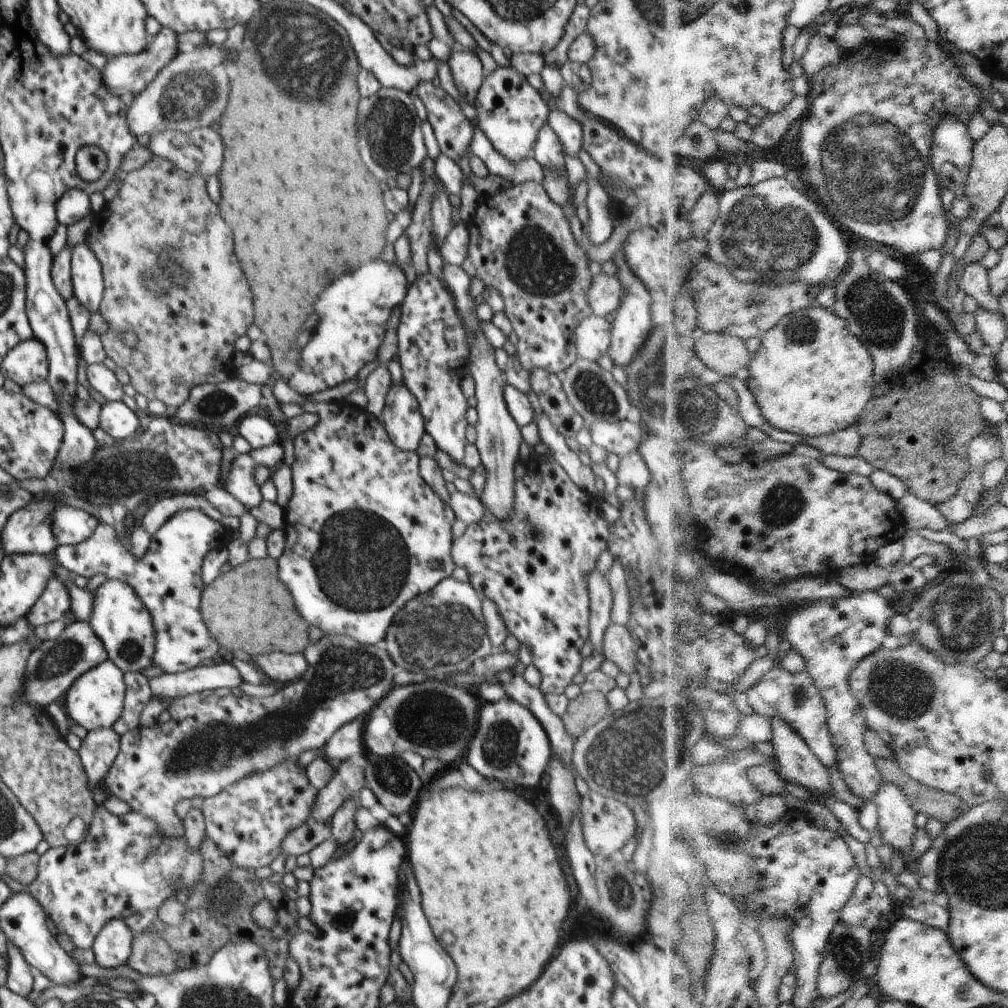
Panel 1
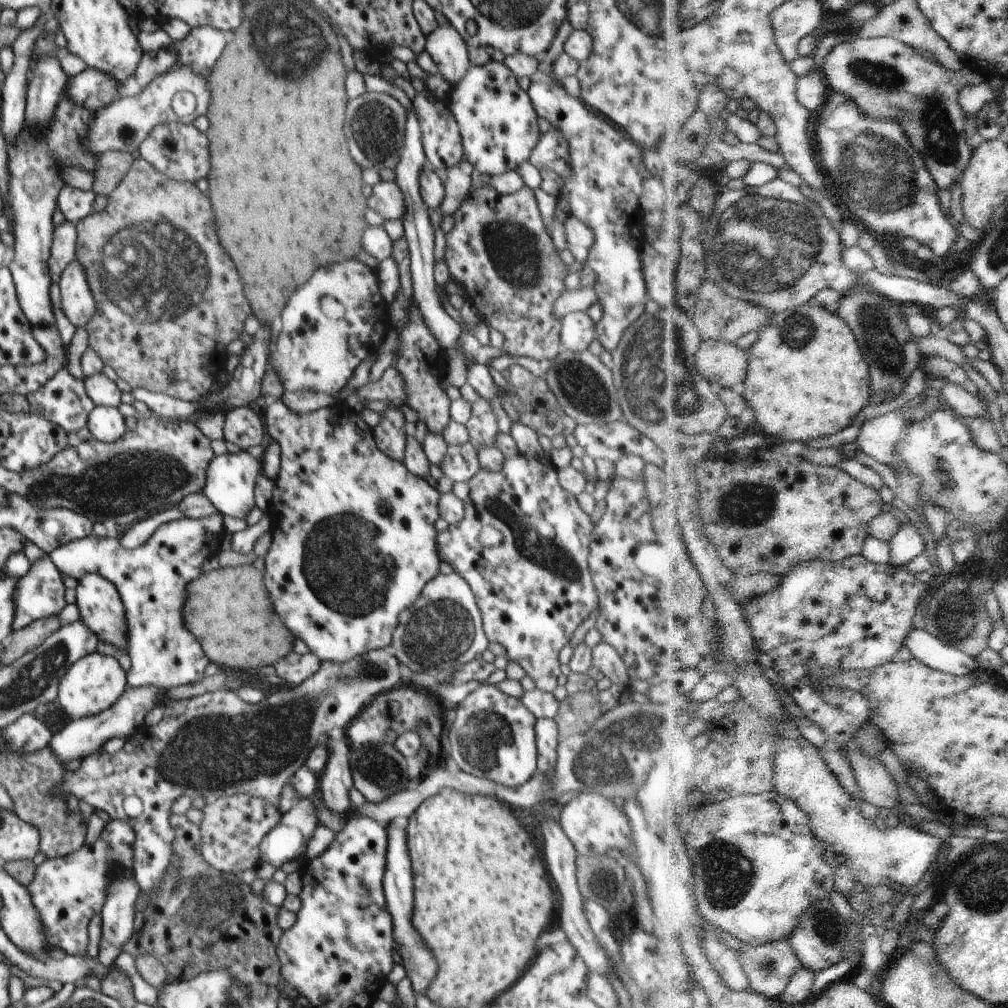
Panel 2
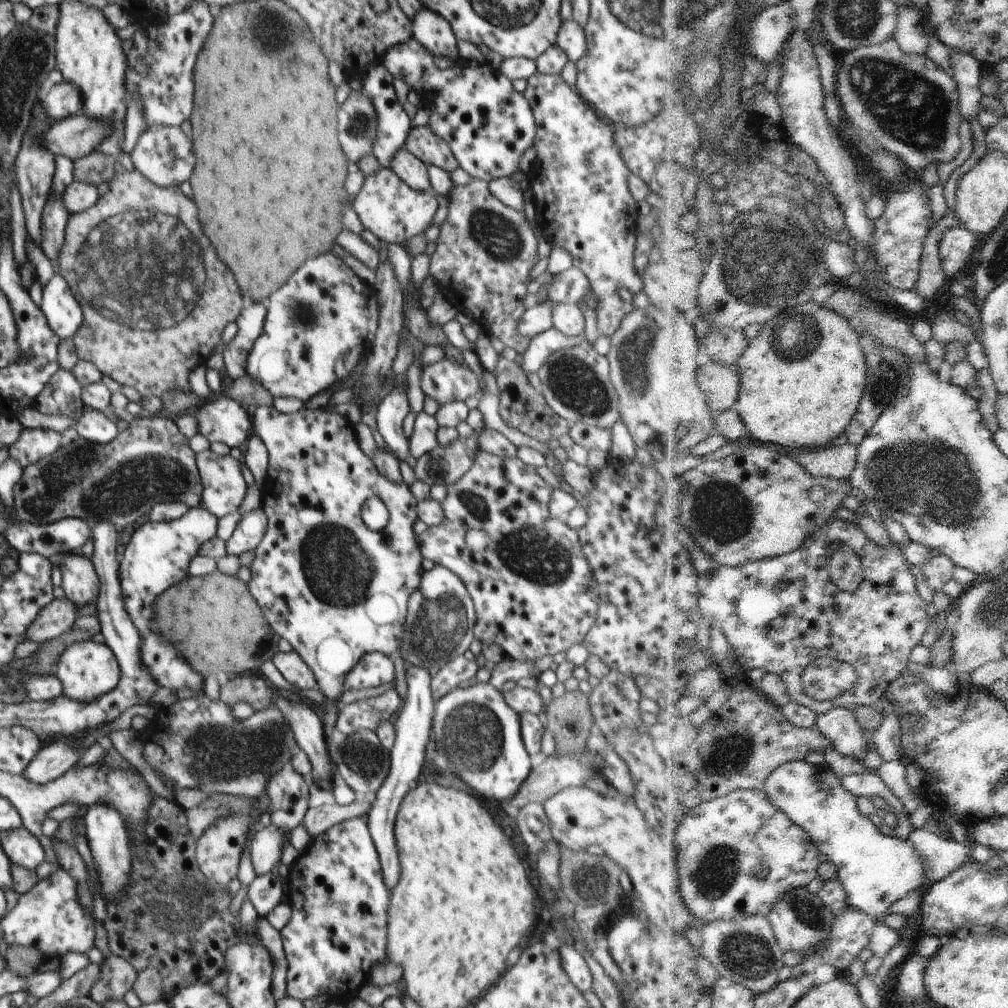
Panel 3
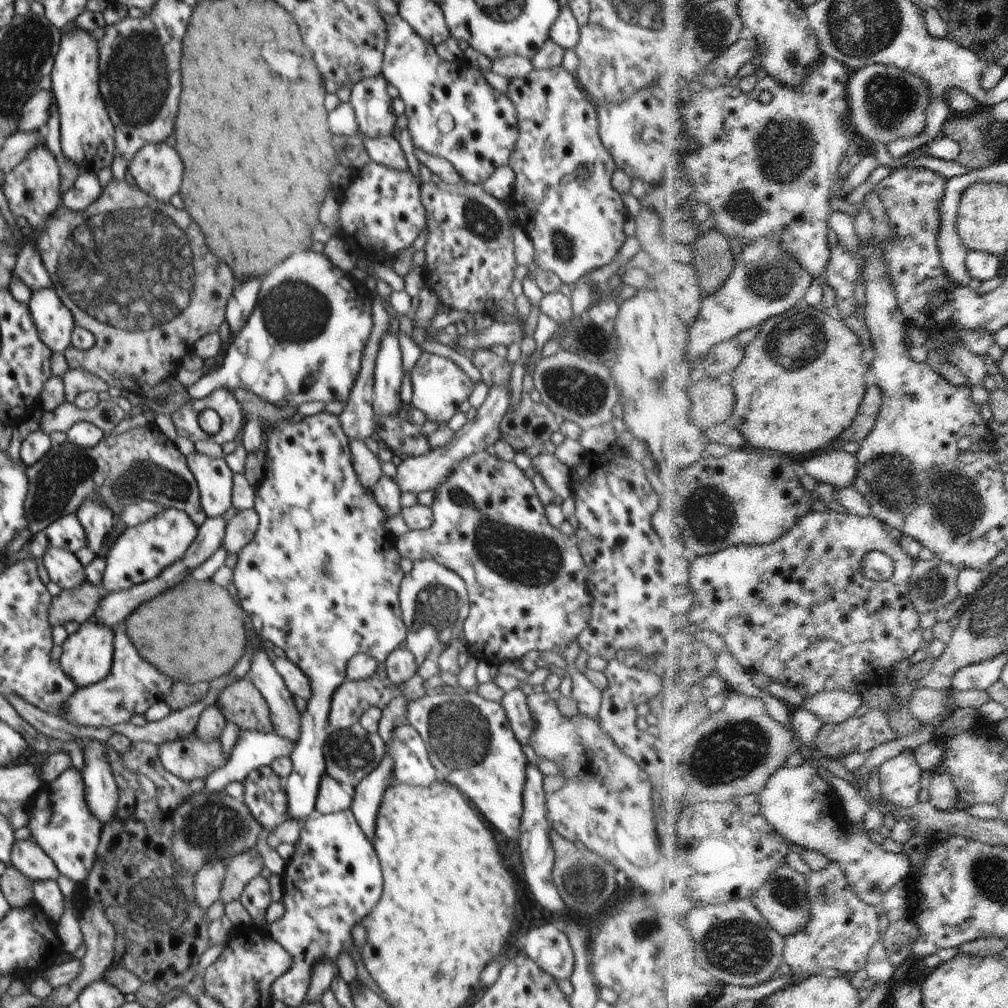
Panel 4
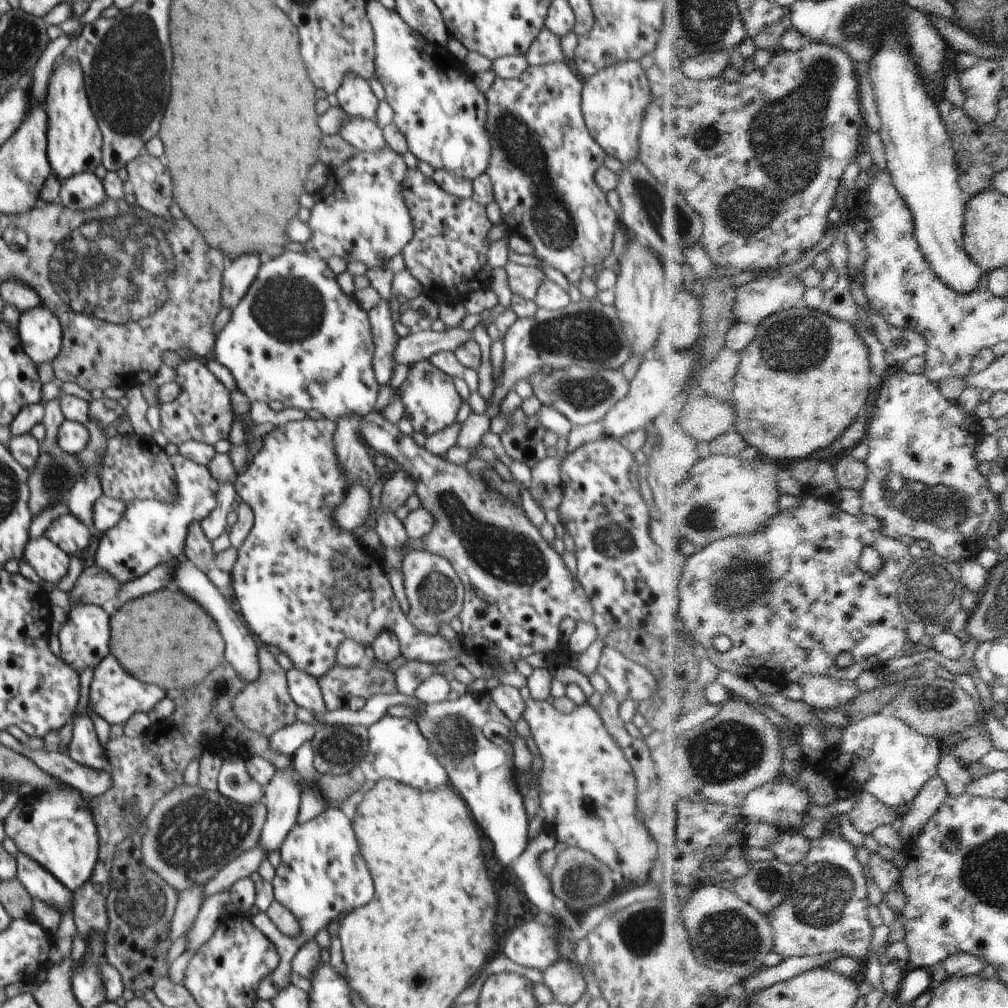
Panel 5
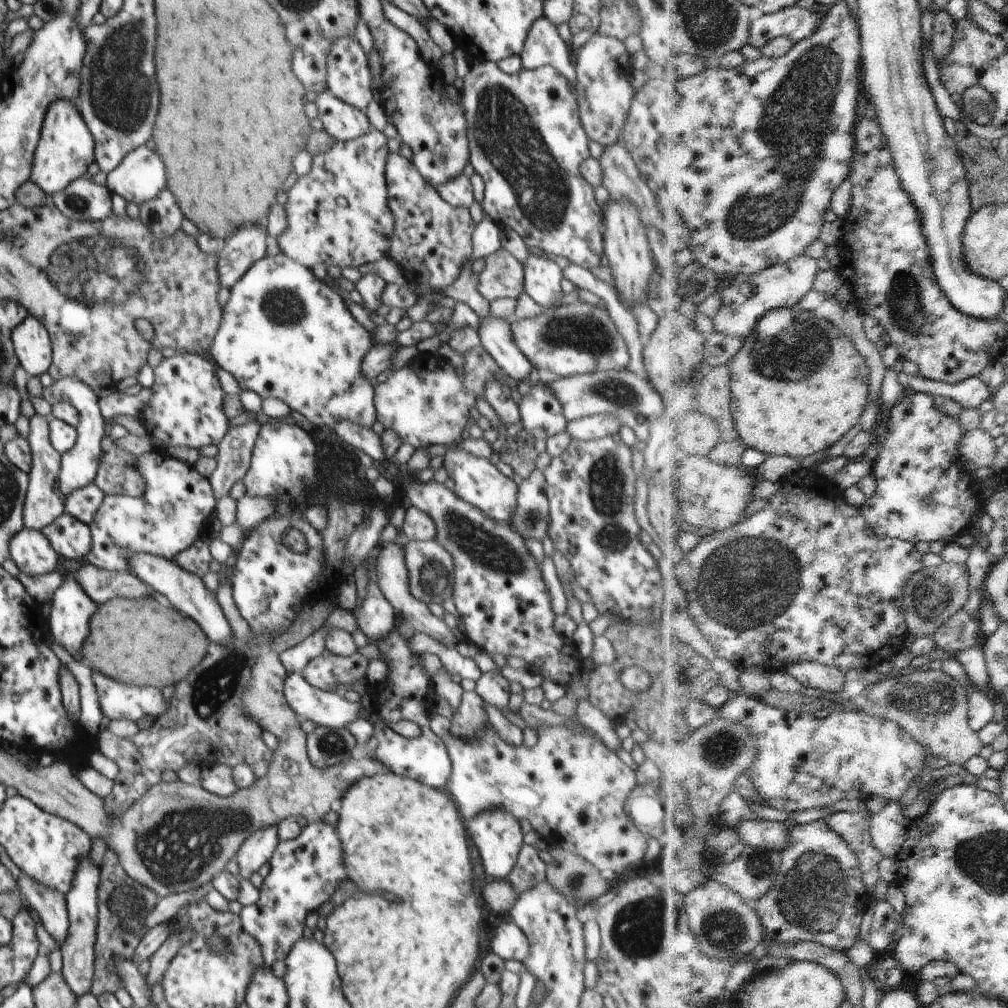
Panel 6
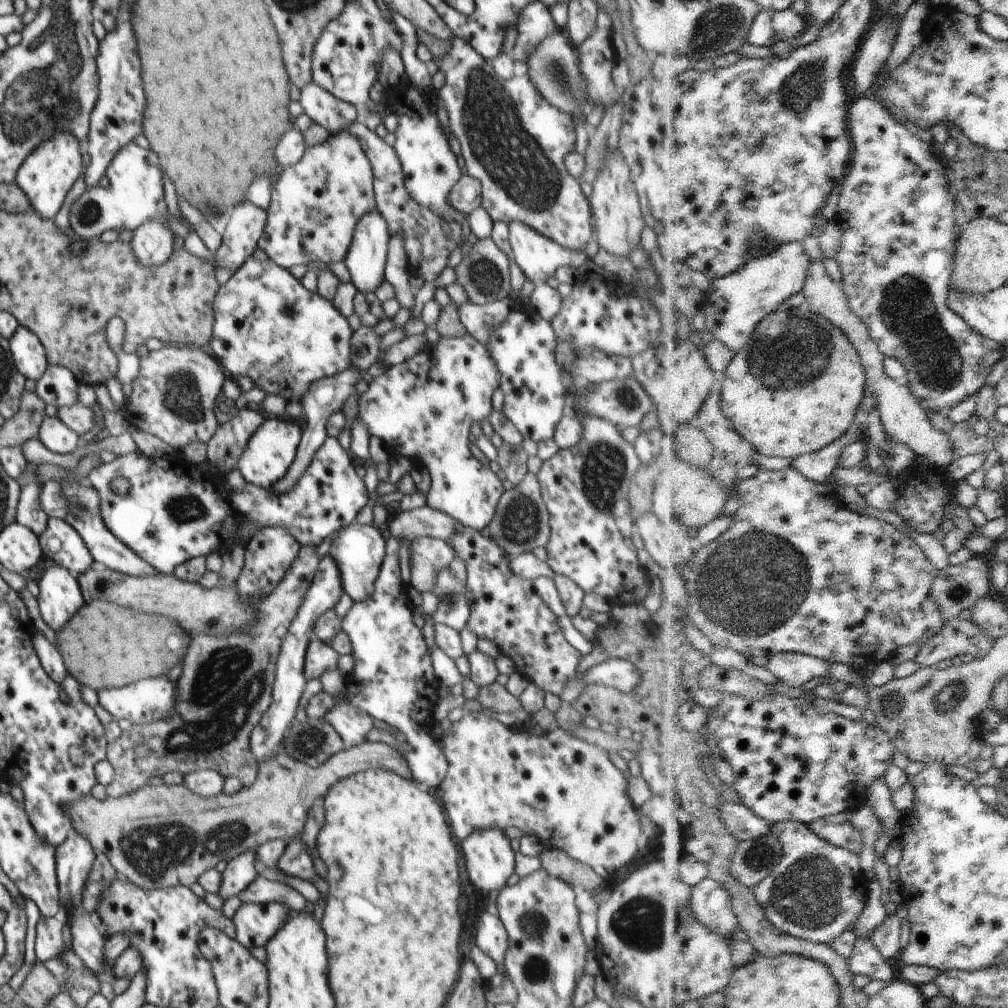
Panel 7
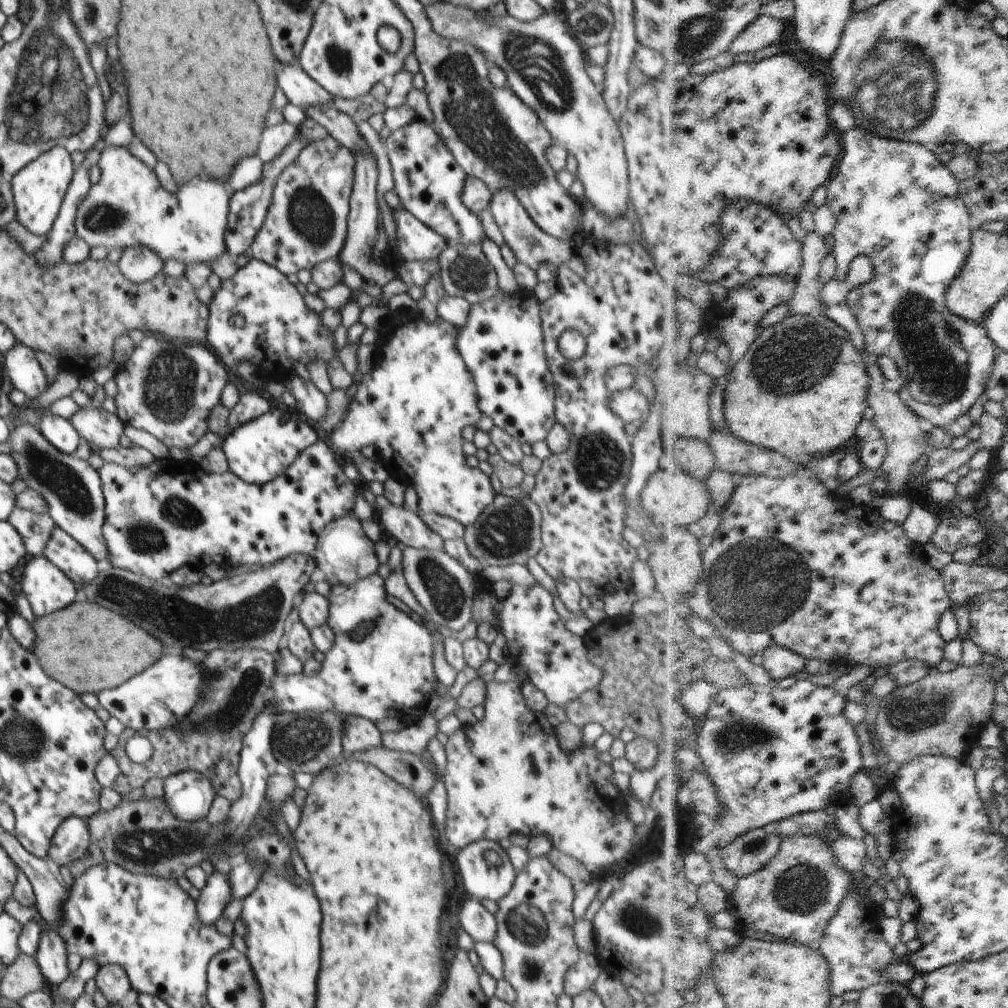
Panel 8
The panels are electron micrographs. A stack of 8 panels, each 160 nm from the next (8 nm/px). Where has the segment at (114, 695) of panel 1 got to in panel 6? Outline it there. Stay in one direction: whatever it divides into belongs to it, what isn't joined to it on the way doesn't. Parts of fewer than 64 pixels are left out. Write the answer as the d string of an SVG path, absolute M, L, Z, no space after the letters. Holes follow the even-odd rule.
M64 575L65 581L61 583L60 588L56 590L51 598L49 606L48 627L53 640L71 655L82 654L84 641L91 633L89 622L93 614L98 610L98 604L83 592L82 587L76 582L76 579Z

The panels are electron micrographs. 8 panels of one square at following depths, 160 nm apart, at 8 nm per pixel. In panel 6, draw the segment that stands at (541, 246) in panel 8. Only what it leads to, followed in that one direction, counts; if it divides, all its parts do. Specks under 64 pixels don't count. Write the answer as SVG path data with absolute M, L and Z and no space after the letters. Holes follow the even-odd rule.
M529 252L528 262L523 264L524 290L537 302L541 310L554 307L564 296L560 282L563 272L556 263Z

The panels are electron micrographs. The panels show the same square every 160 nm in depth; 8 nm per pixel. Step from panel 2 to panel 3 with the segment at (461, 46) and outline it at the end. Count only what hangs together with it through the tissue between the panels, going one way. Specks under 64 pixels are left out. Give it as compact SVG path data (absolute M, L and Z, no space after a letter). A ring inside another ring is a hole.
M424 7L412 18L413 38L433 56L448 58L453 63L460 58L458 40L450 23L439 14Z

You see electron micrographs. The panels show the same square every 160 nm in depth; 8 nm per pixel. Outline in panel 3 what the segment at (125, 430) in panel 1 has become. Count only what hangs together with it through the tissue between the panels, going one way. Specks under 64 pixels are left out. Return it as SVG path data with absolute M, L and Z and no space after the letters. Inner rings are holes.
M87 408L74 423L80 437L88 443L107 443L118 436L116 419L110 413Z

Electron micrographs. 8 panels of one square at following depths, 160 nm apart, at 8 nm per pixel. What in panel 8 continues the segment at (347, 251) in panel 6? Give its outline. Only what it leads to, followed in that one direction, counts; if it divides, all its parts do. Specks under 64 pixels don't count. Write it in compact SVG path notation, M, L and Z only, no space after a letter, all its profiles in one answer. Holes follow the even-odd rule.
M332 135L321 141L308 142L298 158L276 179L266 218L250 245L254 259L272 265L286 276L337 259L347 235L354 165L353 152Z

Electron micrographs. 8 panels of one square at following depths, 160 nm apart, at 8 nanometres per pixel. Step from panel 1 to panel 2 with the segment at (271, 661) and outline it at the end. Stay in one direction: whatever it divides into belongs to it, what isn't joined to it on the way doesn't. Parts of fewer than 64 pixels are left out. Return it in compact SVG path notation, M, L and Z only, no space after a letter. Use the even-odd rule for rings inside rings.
M290 652L275 662L274 668L282 680L296 686L311 677L320 668L320 665L321 660L314 653L297 654Z

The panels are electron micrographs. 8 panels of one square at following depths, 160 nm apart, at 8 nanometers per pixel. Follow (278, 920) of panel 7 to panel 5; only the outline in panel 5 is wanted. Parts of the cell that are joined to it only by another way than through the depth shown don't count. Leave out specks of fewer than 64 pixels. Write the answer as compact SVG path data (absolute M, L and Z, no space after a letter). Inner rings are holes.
M340 807L329 808L310 822L295 825L279 849L281 864L275 869L275 876L271 881L274 900L294 914L300 926L300 934L294 938L282 934L264 912L250 919L278 952L278 966L272 974L260 980L257 991L259 999L268 1001L276 996L276 992L291 986L292 962L298 950L306 942L315 940L316 934L326 929L332 920L338 919L342 912L350 913L365 906L375 894L373 879L360 854L352 823Z

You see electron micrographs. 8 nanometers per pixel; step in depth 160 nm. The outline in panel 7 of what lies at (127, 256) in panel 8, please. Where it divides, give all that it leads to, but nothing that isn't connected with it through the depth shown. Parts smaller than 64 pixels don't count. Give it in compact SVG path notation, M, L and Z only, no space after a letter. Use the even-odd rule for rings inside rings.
M160 217L149 218L136 227L130 244L131 250L143 265L161 265L173 253L174 237L169 222Z

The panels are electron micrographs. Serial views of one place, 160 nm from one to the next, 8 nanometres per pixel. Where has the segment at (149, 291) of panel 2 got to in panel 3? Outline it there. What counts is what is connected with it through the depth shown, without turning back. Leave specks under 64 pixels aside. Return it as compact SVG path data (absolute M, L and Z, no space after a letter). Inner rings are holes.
M138 169L118 171L115 177L109 182L110 191L99 198L94 206L83 210L81 213L69 215L68 224L65 230L65 241L59 254L58 272L62 274L71 286L75 297L79 299L83 308L83 323L75 336L75 349L77 357L82 360L93 362L97 369L104 375L112 377L120 385L134 387L142 397L154 395L161 397L169 390L178 389L183 393L192 392L188 383L188 374L197 366L205 365L214 348L221 344L222 331L227 324L234 322L244 310L242 303L242 291L230 268L216 256L216 250L212 248L210 240L204 236L202 226L198 222L198 210L196 204L182 194L179 186L161 187L138 172Z

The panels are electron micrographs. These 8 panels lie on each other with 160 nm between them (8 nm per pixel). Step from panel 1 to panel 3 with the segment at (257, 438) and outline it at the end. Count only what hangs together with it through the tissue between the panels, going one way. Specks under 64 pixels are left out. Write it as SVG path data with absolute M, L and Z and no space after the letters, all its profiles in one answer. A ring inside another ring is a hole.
M217 395L210 404L201 406L197 415L200 433L210 442L239 447L253 433L251 411L228 396Z

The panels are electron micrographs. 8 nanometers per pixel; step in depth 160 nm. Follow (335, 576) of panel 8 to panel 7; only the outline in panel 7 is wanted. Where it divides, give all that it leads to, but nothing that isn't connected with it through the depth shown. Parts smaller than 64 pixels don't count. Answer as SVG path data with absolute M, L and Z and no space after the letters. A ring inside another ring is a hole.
M357 520L347 527L337 531L329 555L336 561L341 572L343 589L354 603L368 600L374 592L384 557L386 556L386 541L382 537L382 530L371 525L361 525Z

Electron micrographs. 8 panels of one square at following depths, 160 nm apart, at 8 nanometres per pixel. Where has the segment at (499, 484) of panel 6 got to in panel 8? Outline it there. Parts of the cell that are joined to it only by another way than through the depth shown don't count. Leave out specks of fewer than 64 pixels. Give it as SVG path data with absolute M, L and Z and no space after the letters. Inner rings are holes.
M405 312L393 314L379 330L385 335L383 347L378 350L374 367L359 377L356 398L352 400L342 426L329 431L332 449L352 454L372 444L378 451L383 469L416 489L420 509L453 518L465 527L472 526L497 494L488 475L478 467L466 464L462 430L466 426L476 426L483 414L478 406L472 373L457 349L459 330L449 322L429 323L418 315Z

